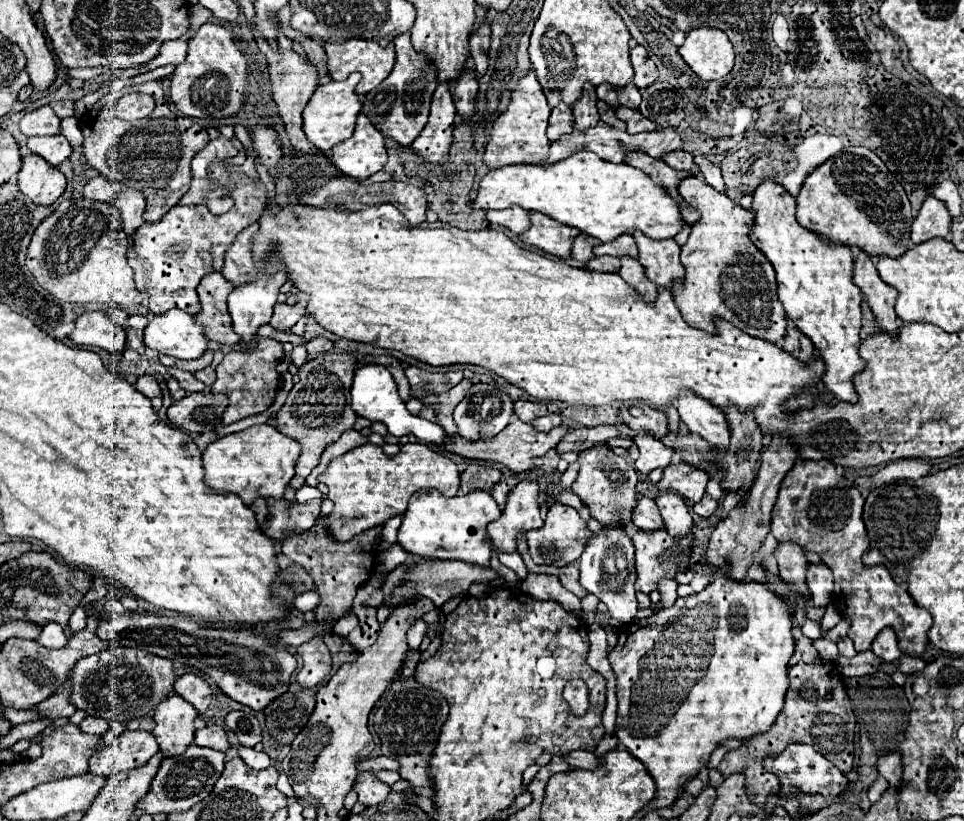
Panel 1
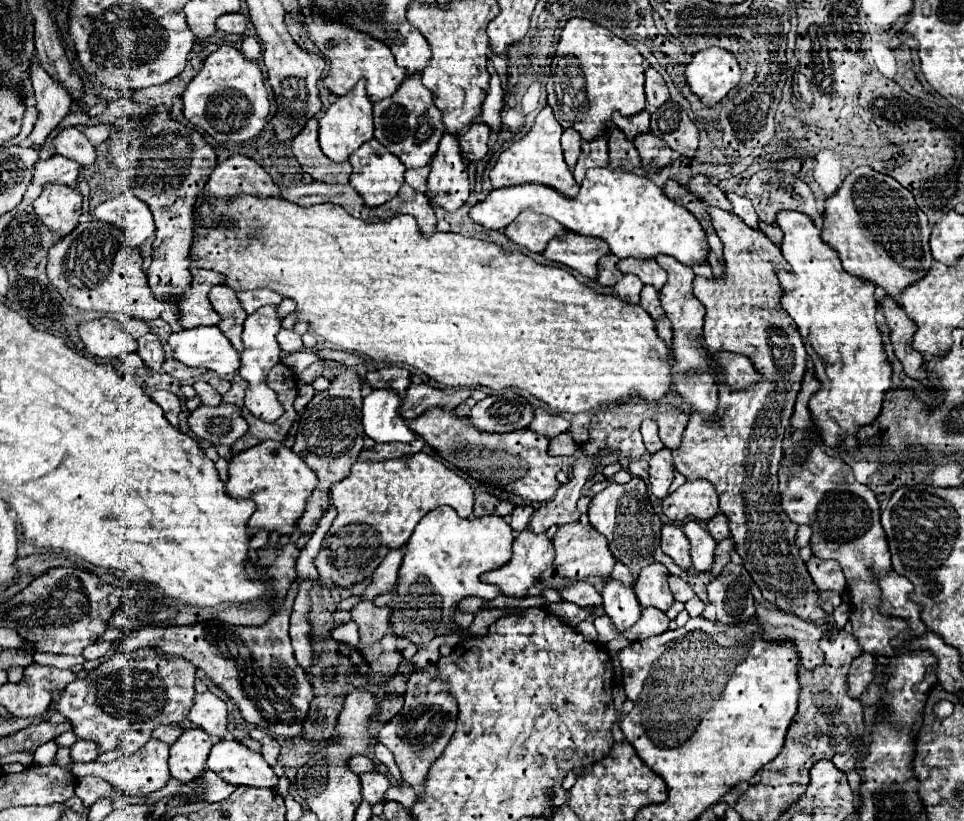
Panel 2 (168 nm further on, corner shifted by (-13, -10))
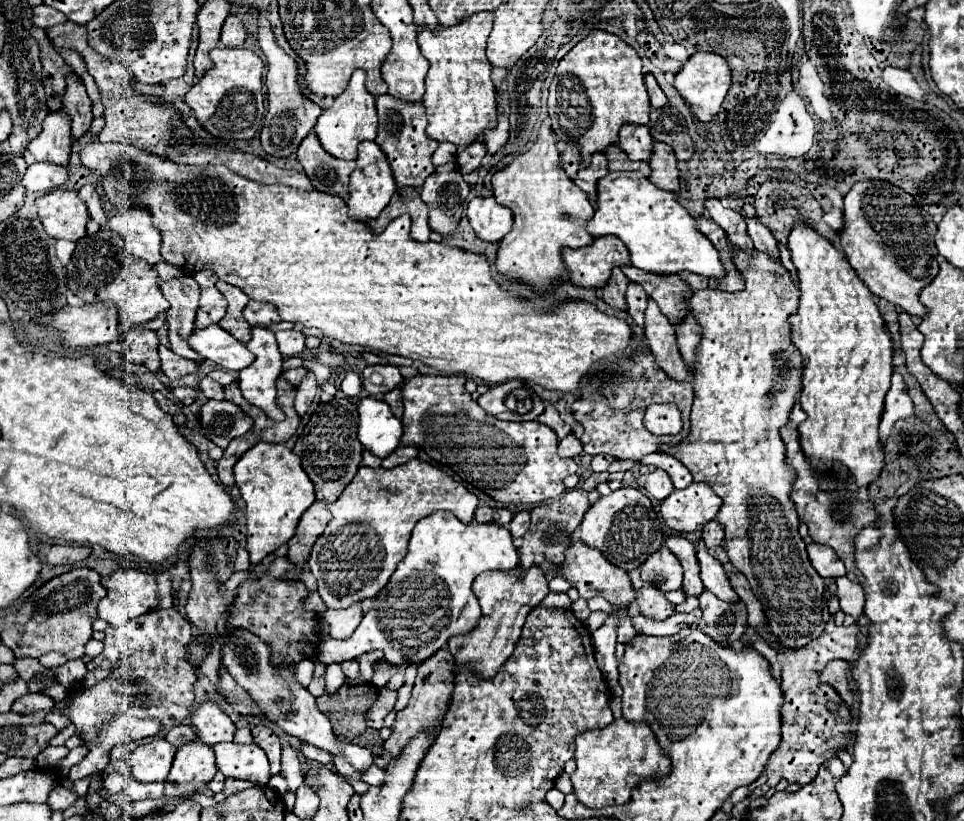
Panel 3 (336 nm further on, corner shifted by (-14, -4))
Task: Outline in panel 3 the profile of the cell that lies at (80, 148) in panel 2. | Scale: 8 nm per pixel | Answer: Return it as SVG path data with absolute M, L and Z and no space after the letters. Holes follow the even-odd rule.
M93 140L85 146L85 150L81 152L81 162L85 168L89 170L97 170L101 176L121 176L121 194L117 192L109 192L107 202L117 210L117 212L127 212L129 208L145 208L153 214L153 226L161 232L161 254L165 258L167 264L173 264L177 268L181 268L185 274L197 274L201 270L213 270L217 274L219 280L225 280L227 284L233 284L237 288L241 288L251 300L257 302L265 302L265 304L273 304L281 316L281 320L287 322L301 322L307 328L319 328L325 336L329 338L337 338L345 344L357 344L357 346L367 346L367 348L377 348L389 354L397 354L397 356L405 356L411 360L421 360L423 364L443 372L443 374L469 374L473 378L479 378L487 384L503 384L513 380L529 380L533 384L543 386L545 390L559 390L559 392L573 392L579 388L581 378L589 372L589 368L593 366L593 362L607 358L611 354L623 352L625 346L631 342L631 328L615 318L615 316L607 316L603 312L599 312L593 304L581 302L581 300L573 300L573 302L565 302L563 306L559 306L557 310L543 314L531 308L533 300L519 300L513 298L509 292L503 292L499 288L499 284L493 280L491 276L491 268L489 262L483 254L473 254L473 252L463 252L459 248L451 248L445 242L415 242L409 236L409 228L411 228L411 218L407 218L407 214L395 218L381 234L373 234L371 228L367 224L359 224L353 222L347 216L347 204L341 198L317 192L317 190L299 190L299 188L291 188L291 186L283 186L283 184L259 184L253 182L249 178L239 176L237 172L225 168L225 166L189 166L189 164L175 164L171 160L153 156L145 150L139 150L135 146L127 146L127 144L103 144L99 140Z

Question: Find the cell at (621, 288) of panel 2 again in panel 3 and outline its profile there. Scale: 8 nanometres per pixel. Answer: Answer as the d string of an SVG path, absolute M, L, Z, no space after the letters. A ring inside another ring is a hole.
M629 284L627 288L627 312L631 314L631 318L635 320L637 326L643 328L643 314L645 314L645 308L647 308L647 294L645 290L639 286L639 284Z

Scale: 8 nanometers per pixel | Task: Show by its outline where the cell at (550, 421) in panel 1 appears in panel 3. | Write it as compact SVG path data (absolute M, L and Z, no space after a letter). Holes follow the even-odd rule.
M569 434L567 438L563 438L563 440L559 442L559 456L561 456L561 458L579 456L581 450L583 450L583 446L581 446L581 442L579 442L573 434Z

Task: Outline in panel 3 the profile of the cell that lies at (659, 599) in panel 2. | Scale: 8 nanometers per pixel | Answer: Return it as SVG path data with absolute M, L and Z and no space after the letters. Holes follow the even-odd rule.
M643 584L643 588L637 592L637 604L641 614L653 620L665 620L675 612L675 606L667 602L665 592L647 584Z

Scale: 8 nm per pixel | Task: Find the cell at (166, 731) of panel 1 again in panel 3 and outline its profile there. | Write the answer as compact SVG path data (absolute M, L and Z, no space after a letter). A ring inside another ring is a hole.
M191 742L191 746L183 746L183 750L177 750L177 754L175 754L175 762L165 780L165 796L189 798L189 796L201 792L205 788L205 784L209 784L213 780L215 772L217 772L217 766L215 766L213 748L203 742Z

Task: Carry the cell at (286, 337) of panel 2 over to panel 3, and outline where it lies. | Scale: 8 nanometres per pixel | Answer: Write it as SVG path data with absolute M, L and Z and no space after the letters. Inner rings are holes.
M297 330L275 332L275 338L277 338L279 352L283 354L283 358L301 356L305 350L305 334L303 332L297 332Z

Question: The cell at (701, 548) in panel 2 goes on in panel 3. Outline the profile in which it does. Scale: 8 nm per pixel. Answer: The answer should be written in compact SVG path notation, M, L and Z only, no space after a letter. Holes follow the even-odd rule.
M703 540L697 542L697 558L699 558L701 580L705 584L705 590L709 590L711 594L715 594L723 602L737 604L739 598L737 598L735 590L731 590L731 584L727 582L727 576L723 574L721 562L715 556L709 554L707 546L703 546Z

